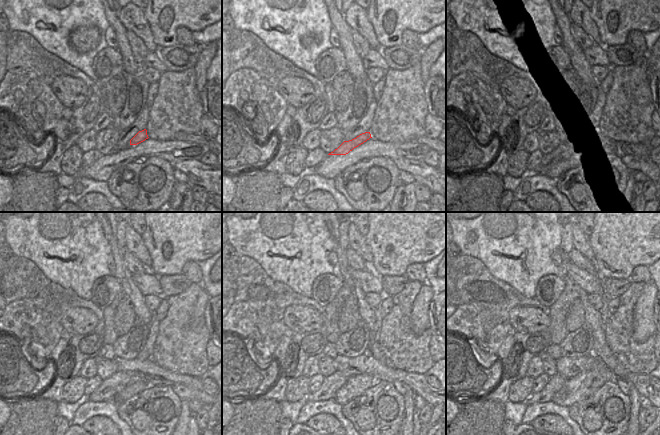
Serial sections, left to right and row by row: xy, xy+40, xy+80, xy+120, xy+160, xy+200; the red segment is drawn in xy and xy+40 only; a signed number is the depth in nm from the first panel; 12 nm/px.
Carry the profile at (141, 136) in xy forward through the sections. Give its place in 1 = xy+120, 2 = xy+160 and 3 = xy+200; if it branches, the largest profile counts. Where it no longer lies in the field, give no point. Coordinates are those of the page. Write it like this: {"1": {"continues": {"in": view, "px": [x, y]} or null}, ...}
{"1": {"continues": {"in": "xy+120", "px": [110, 386]}}, "2": {"continues": {"in": "xy+160", "px": [332, 384]}}, "3": {"continues": {"in": "xy+200", "px": [556, 382]}}}

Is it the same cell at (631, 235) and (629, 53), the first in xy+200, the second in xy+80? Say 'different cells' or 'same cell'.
different cells

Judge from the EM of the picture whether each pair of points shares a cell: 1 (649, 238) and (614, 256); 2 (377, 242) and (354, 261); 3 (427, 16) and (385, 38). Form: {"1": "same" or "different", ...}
{"1": "same", "2": "different", "3": "same"}

